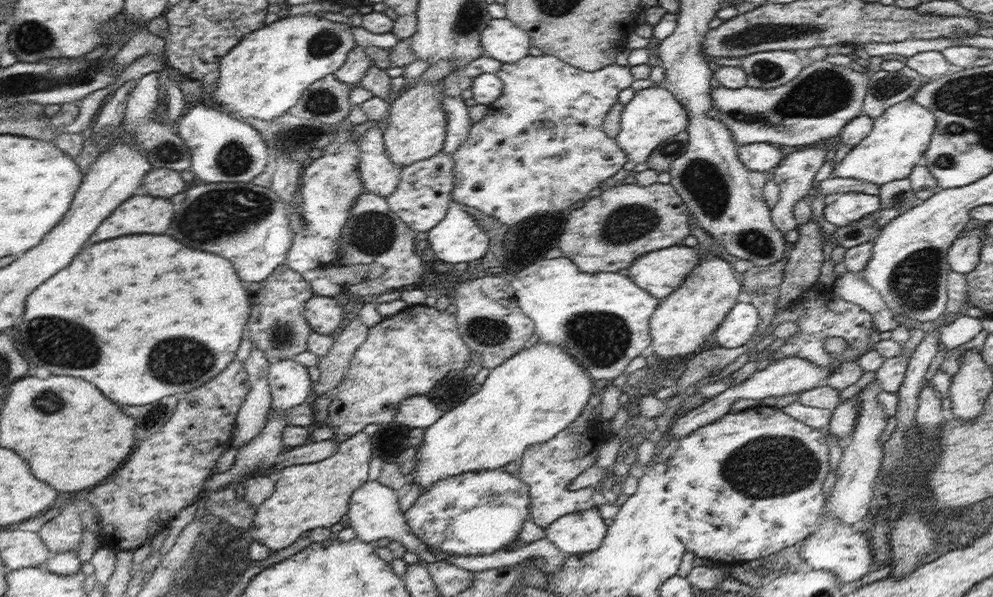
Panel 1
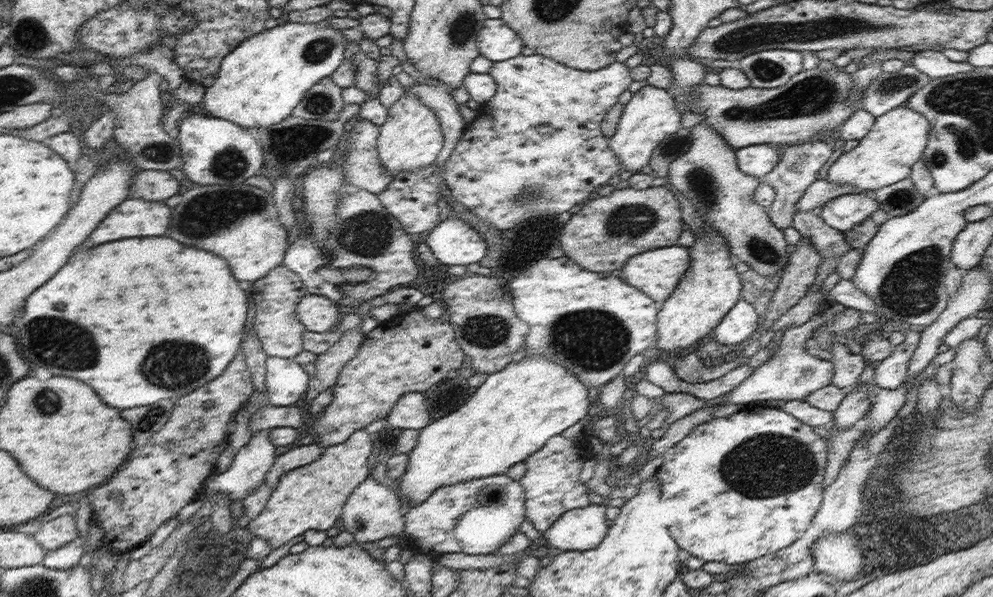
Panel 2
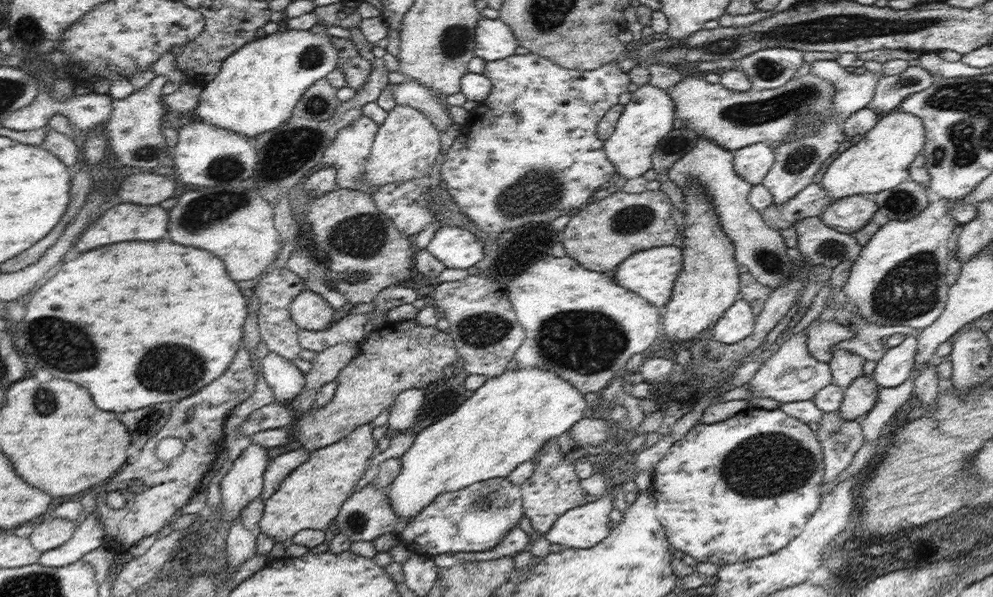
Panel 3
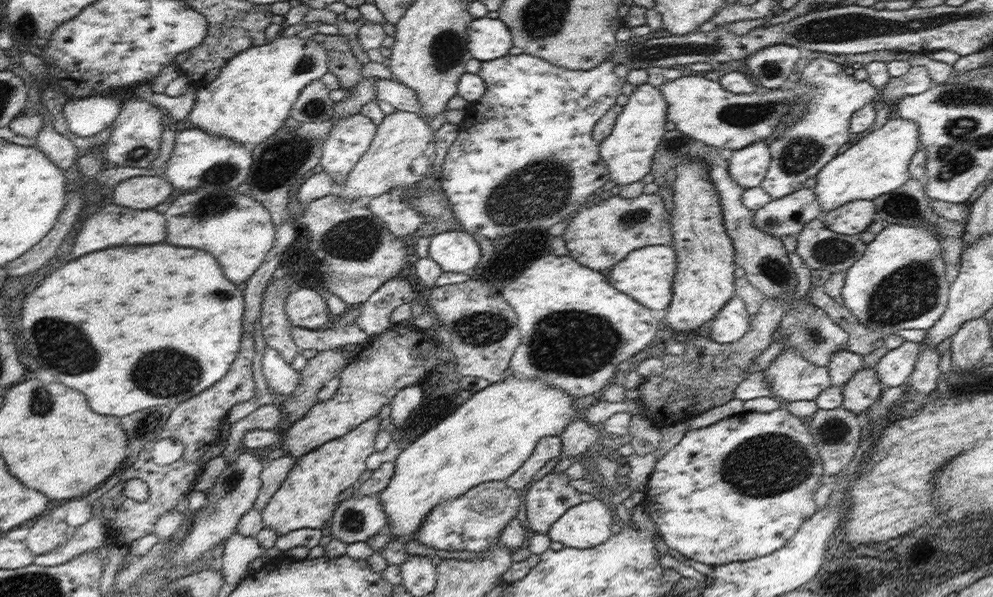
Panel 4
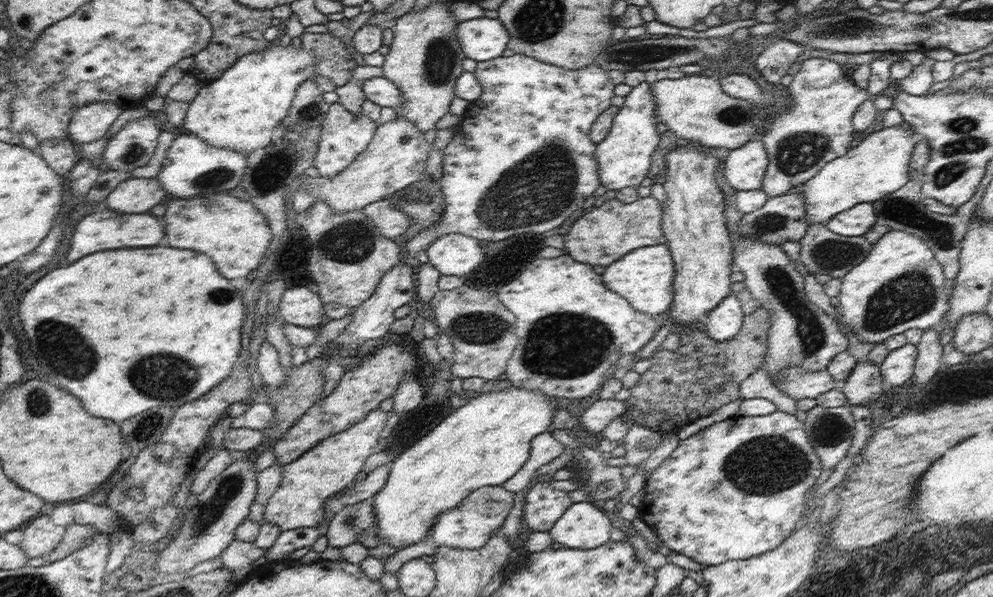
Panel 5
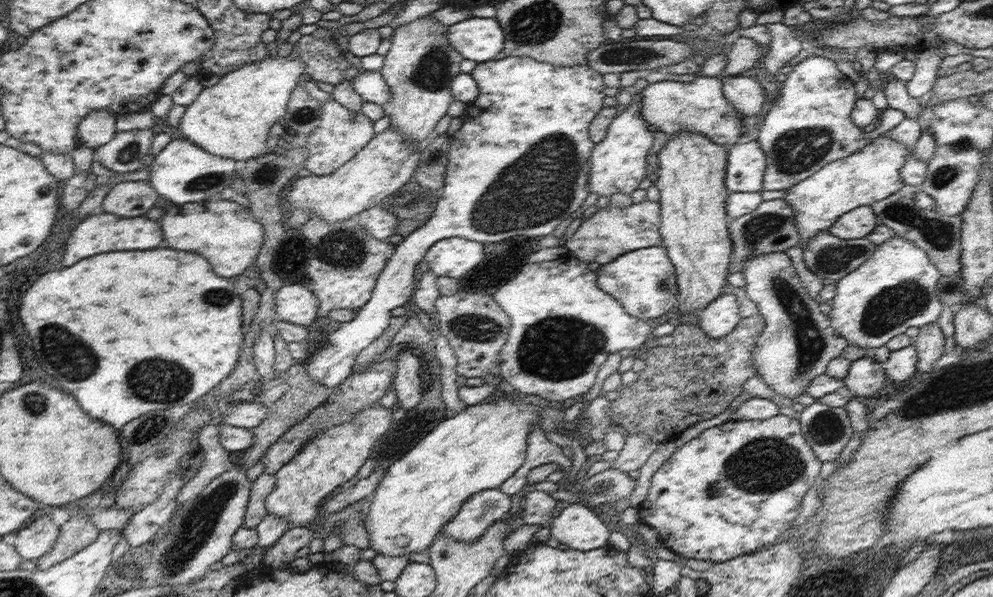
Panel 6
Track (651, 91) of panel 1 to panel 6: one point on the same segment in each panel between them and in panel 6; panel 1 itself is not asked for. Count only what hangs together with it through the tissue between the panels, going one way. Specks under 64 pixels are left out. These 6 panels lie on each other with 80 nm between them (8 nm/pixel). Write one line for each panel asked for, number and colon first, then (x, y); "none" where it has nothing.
2: (652, 113)
3: (648, 116)
4: (628, 151)
5: (624, 157)
6: (619, 164)

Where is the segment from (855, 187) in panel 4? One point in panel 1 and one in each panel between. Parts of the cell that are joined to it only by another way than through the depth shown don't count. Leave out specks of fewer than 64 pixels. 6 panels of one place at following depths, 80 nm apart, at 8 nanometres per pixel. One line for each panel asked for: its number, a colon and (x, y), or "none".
1: (901, 135)
2: (896, 141)
3: (881, 160)

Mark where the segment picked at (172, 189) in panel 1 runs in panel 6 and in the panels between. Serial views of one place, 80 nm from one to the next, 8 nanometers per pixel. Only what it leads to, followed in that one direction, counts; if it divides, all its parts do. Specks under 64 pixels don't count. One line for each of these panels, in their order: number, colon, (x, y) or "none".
2: (155, 184)
3: (147, 188)
4: (143, 192)
5: (136, 195)
6: (127, 199)

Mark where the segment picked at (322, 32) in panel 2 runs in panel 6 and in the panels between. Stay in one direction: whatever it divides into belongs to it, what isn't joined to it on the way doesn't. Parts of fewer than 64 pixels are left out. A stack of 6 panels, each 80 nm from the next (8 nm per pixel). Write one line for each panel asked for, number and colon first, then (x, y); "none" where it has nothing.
3: (257, 88)
4: (253, 95)
5: (240, 110)
6: (232, 119)

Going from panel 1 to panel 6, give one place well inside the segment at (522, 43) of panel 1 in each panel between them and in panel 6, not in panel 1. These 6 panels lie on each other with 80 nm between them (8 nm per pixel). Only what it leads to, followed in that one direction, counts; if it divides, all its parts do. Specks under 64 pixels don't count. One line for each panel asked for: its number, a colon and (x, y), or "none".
2: (497, 41)
3: (494, 40)
4: (488, 38)
5: (484, 38)
6: (480, 39)

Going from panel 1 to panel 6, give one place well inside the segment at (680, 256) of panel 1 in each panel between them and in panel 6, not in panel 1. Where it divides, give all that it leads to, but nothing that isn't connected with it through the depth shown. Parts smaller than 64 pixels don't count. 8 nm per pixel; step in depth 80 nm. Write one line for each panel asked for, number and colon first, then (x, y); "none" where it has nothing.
2: (656, 273)
3: (651, 273)
4: (646, 274)
5: (644, 277)
6: (644, 281)

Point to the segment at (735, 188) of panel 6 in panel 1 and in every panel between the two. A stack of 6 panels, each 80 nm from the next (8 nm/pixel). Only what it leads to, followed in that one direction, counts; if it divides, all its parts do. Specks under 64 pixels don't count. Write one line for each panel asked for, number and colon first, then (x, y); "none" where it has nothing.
1: (762, 157)
2: (758, 160)
3: (752, 163)
4: (748, 167)
5: (744, 169)

